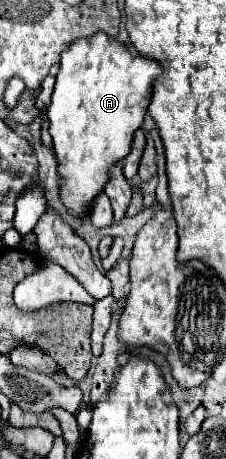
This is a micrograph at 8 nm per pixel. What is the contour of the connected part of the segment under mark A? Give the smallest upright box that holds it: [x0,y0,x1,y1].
[47,32,163,216]

